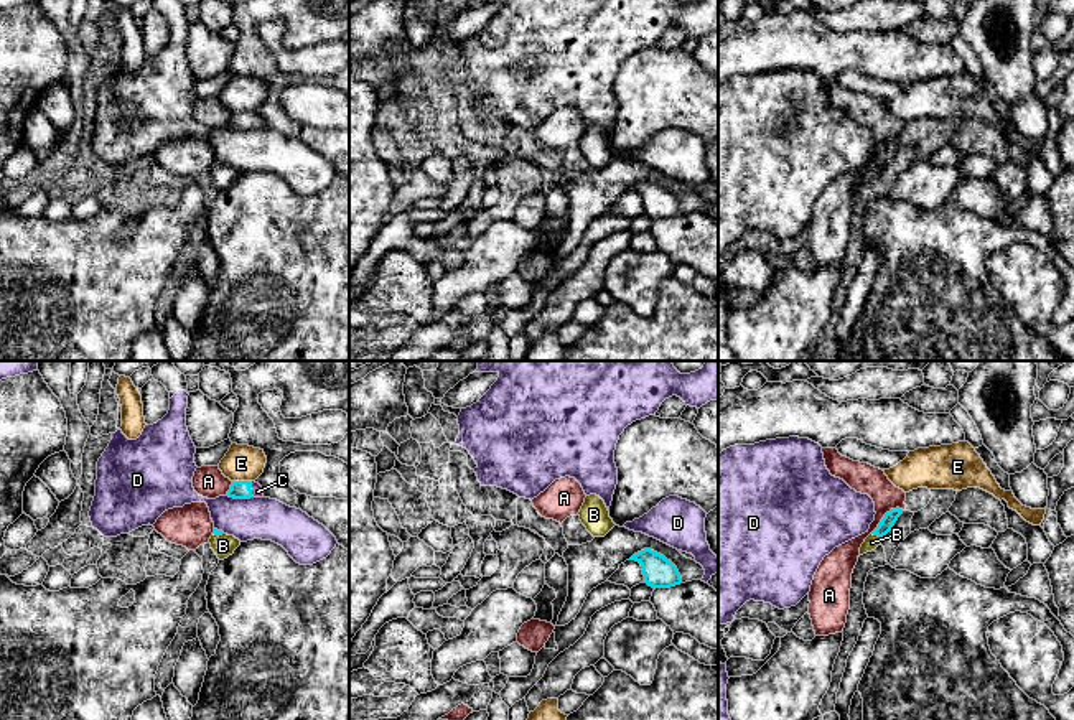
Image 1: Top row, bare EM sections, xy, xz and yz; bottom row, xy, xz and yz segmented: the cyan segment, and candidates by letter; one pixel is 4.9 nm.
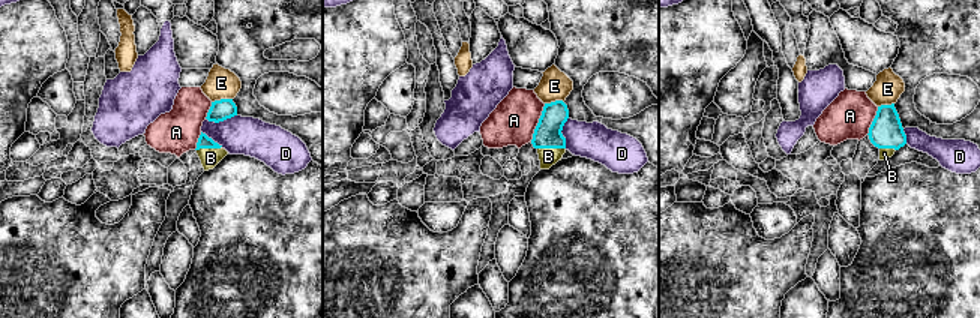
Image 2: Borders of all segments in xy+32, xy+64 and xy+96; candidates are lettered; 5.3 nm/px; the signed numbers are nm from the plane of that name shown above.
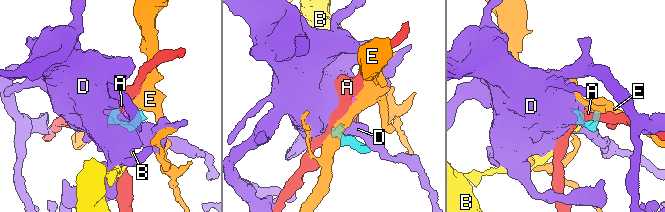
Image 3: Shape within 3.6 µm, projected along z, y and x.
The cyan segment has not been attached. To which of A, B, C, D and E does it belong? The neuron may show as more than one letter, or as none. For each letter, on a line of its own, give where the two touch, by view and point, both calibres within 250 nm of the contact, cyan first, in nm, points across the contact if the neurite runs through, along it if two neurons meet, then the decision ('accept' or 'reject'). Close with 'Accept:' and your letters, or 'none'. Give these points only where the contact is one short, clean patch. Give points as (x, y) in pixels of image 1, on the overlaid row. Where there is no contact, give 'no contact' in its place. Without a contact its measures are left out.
A: contact yz (885, 514); calibres 70 and 150 nm; border yz (903, 509), (891, 508), (870, 532); reject
B: contact yz (877, 534); calibres 70 and 70 nm; accept
C: contact xy (251, 490); calibres 100 and 60 nm; way xy (239, 490), (251, 490), (257, 491); accept
D: contact xy (239, 498); calibres 100 and 200 nm; border xy (226, 495), (252, 498); reject
E: contact xy (242, 481); calibres 100 and 180 nm; border xy (233, 480), (251, 481); reject
Accept: B, C

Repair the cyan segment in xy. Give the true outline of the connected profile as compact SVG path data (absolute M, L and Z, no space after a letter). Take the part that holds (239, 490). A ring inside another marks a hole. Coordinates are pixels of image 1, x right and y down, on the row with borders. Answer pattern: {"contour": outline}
{"contour": "M232 481L227 496L234 499L264 498L264 489L255 481Z"}

